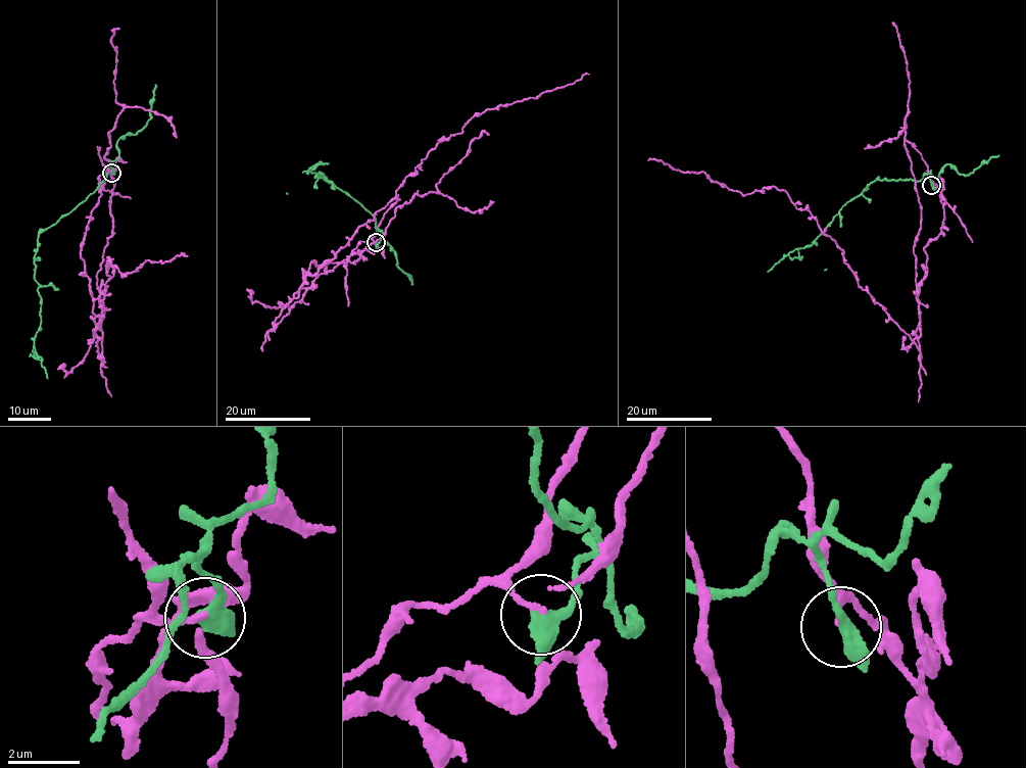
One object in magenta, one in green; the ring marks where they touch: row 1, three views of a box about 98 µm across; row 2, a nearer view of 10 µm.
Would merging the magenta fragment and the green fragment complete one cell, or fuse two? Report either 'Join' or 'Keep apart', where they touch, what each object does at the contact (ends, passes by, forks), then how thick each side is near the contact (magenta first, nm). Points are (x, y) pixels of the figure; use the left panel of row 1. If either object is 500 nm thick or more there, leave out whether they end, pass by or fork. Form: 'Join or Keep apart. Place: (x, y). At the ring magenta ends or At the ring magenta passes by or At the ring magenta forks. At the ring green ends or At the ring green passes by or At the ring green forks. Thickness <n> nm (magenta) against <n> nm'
Keep apart. Place: (111, 173). At the ring magenta ends. At the ring green passes by. Thickness 150 nm (magenta) against 400 nm

